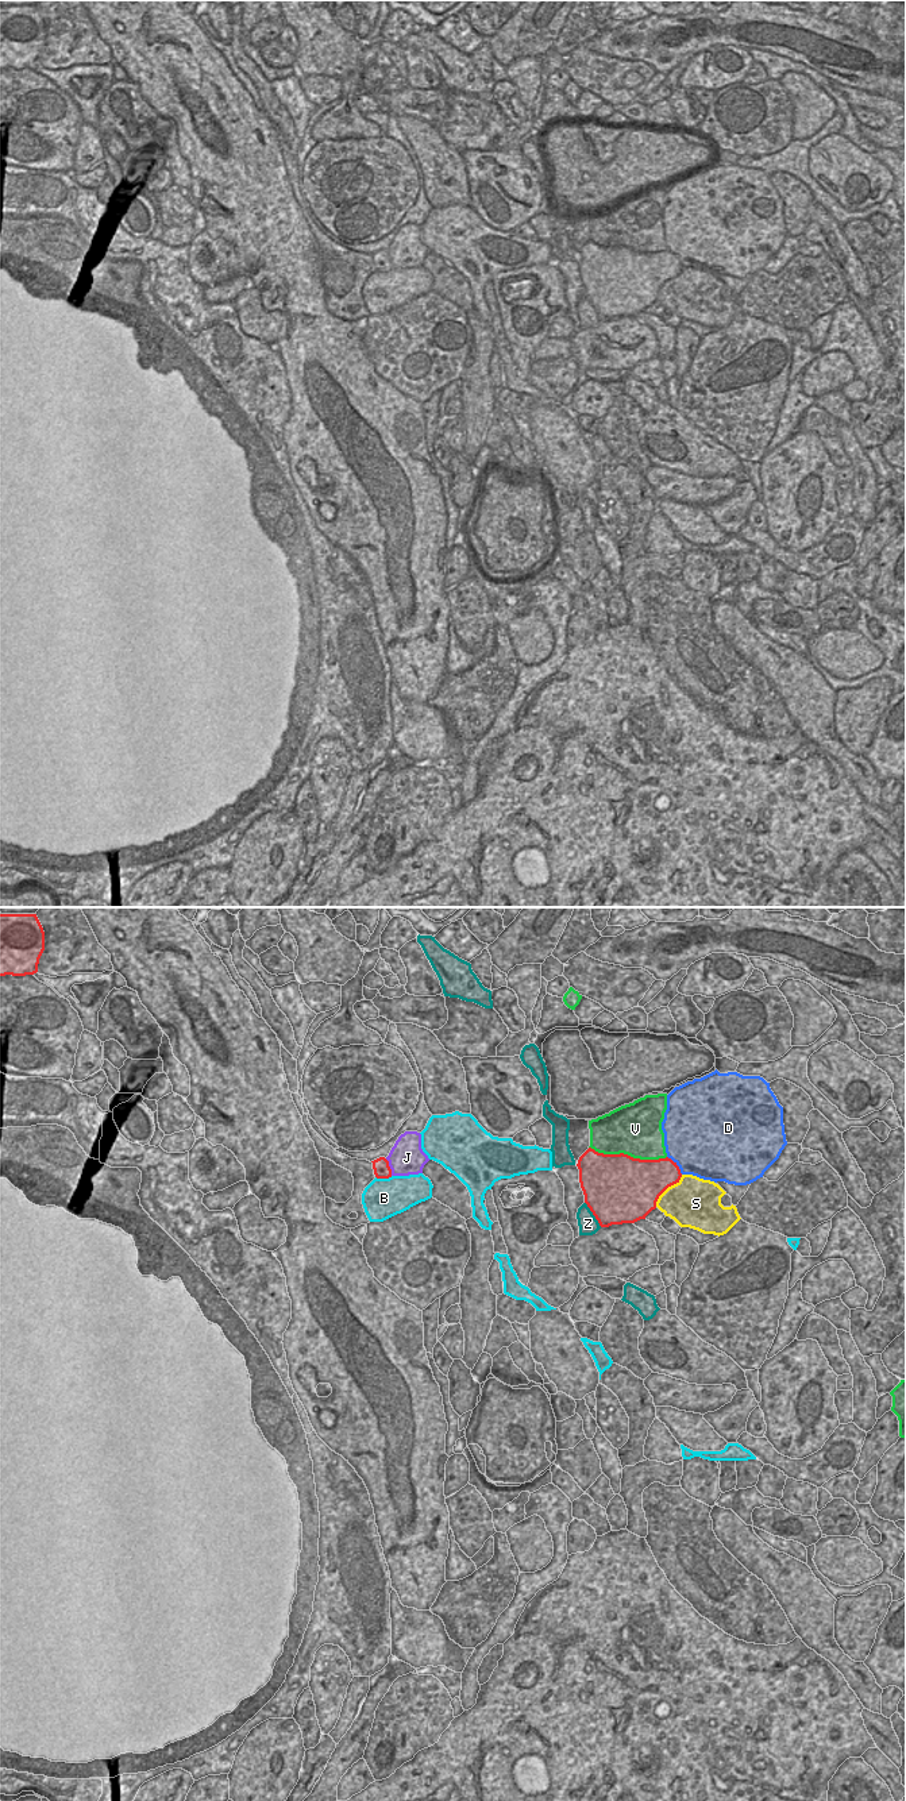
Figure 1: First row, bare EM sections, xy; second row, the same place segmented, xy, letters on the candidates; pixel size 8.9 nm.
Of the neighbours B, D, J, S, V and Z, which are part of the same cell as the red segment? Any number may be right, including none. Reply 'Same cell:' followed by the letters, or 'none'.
Same cell: none

